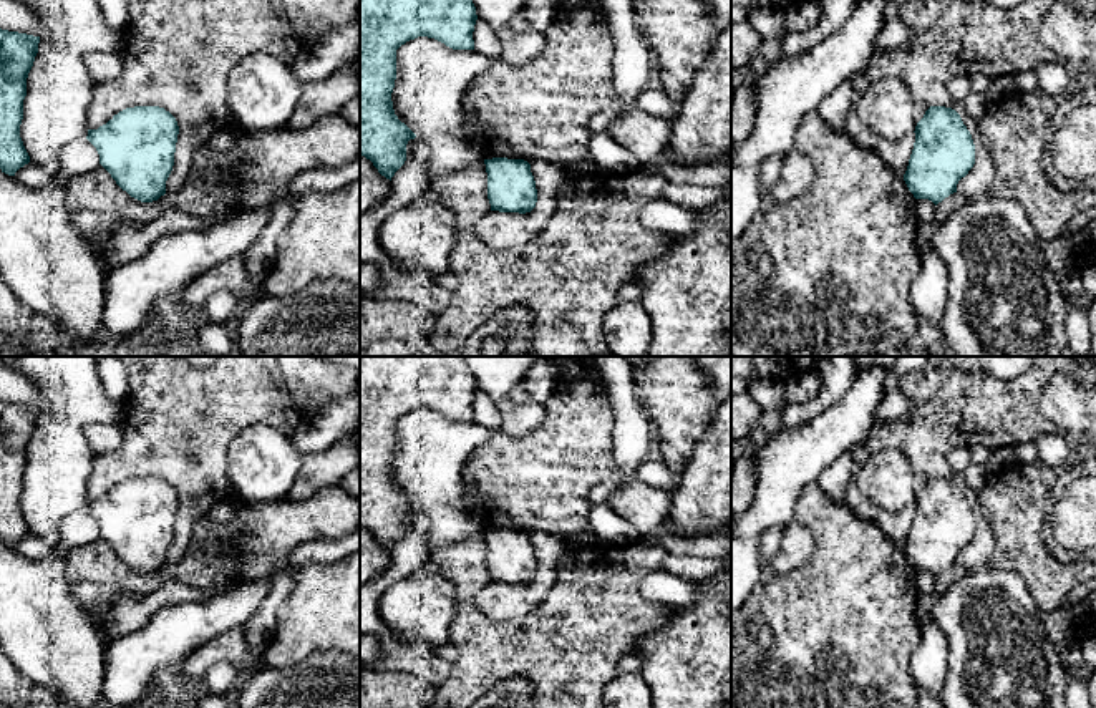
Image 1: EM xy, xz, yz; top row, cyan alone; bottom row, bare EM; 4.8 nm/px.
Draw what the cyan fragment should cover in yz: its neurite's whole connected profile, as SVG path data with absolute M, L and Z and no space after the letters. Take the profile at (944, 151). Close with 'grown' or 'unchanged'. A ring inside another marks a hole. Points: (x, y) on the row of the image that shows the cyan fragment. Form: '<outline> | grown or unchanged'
M930 106L915 126L915 143L904 181L915 199L929 199L935 206L957 192L957 184L975 164L975 144L960 114L945 106Z | unchanged

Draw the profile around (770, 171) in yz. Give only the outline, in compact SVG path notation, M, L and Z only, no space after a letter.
M771 156L763 162L759 176L761 176L761 184L766 189L771 189L776 184L781 167L783 167L783 159L779 156Z

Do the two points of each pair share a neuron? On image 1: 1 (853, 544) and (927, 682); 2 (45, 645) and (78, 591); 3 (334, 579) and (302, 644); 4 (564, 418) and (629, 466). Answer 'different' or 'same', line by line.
1: different
2: different
3: same
4: different

